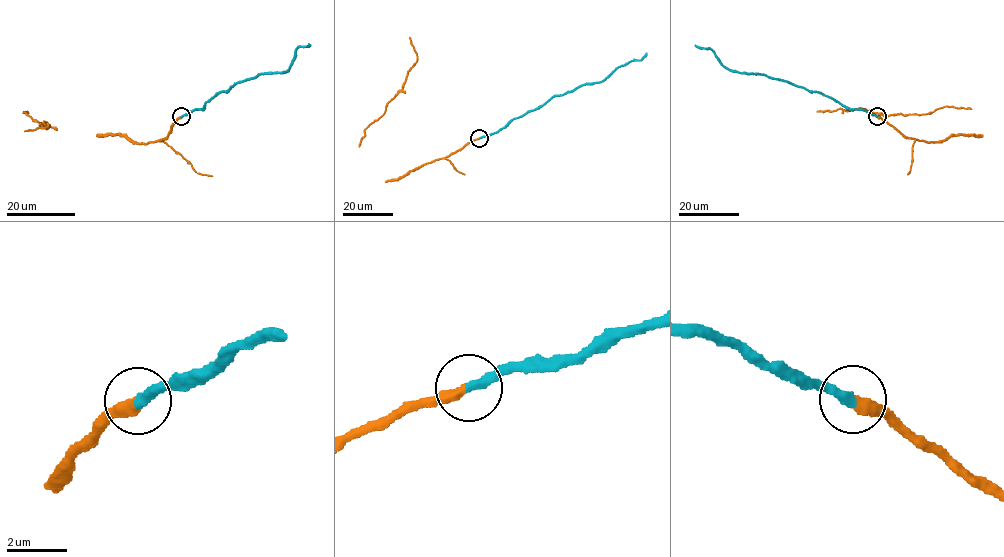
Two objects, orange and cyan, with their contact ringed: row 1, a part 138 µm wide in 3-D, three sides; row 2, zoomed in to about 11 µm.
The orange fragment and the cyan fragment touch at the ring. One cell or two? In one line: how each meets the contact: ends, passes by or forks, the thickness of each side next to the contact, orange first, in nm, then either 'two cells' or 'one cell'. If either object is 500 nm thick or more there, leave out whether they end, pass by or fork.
orange ends there; cyan ends there; 380 nm thick on the orange side, 340 nm on the other; one cell

